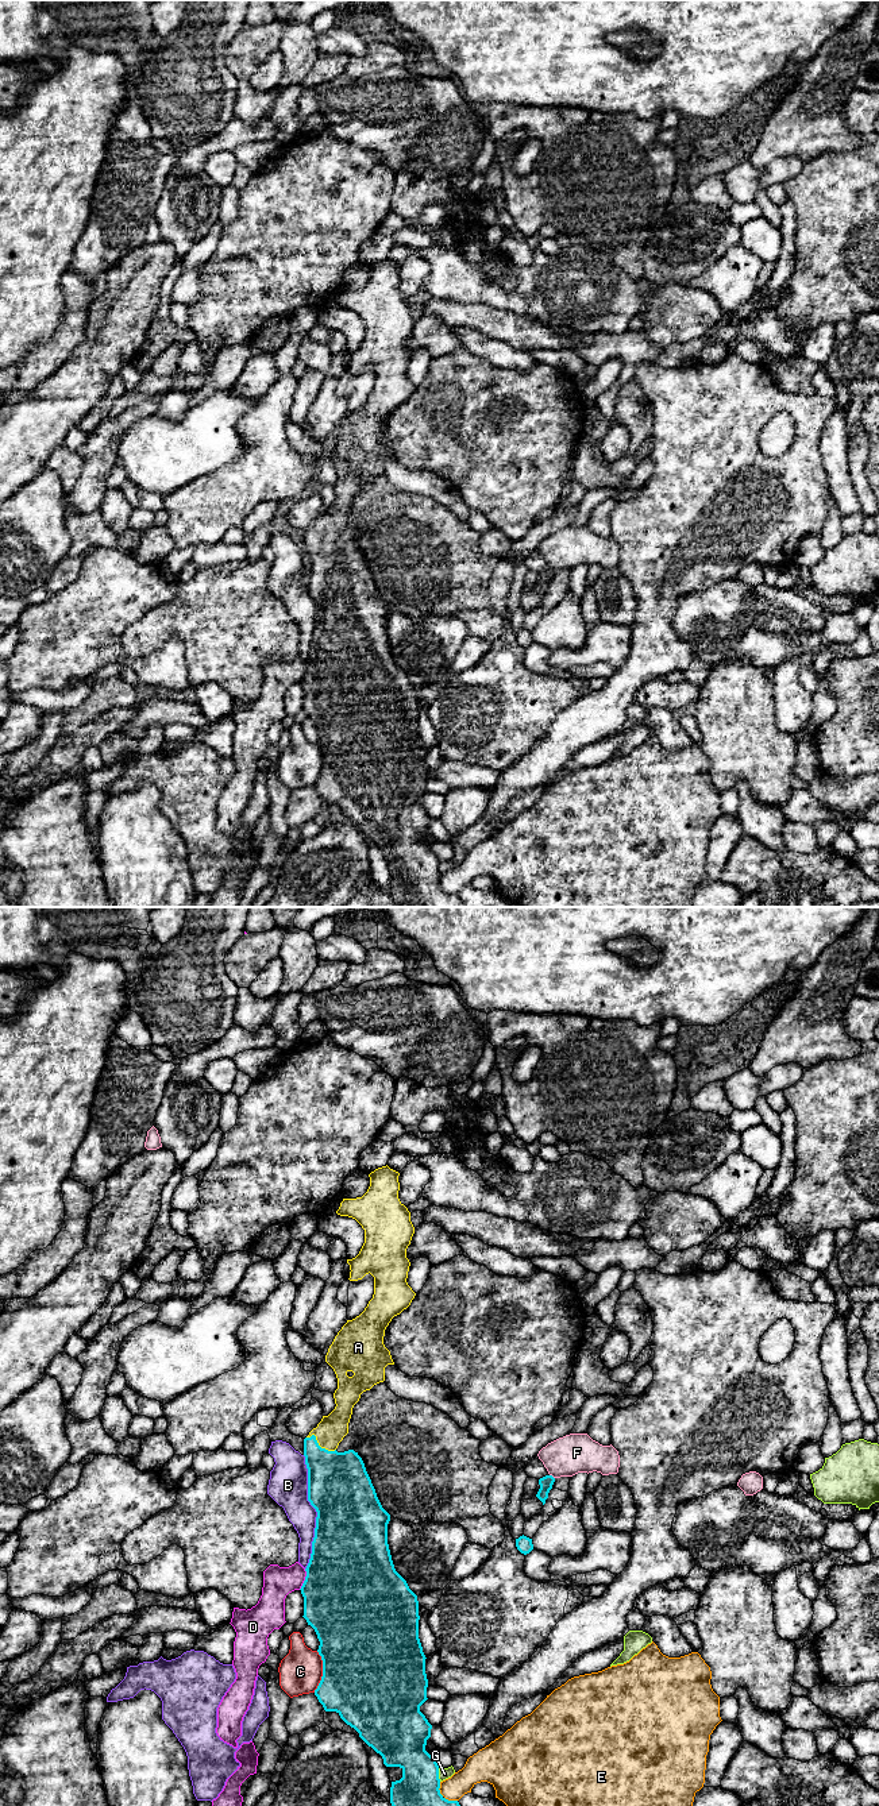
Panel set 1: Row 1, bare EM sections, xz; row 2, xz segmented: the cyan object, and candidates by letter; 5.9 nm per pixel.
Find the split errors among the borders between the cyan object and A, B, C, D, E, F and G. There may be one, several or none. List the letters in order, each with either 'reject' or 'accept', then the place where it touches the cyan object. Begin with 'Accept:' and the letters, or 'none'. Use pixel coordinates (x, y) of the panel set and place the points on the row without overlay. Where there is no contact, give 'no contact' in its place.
Accept: A
A: accept | xz (317, 537)
B: reject | xz (316, 604)
C: reject | xz (323, 764)
D: reject | xz (305, 672)
E: reject | xz (442, 888)
F: reject | xz (552, 570)
G: reject | xz (438, 868)

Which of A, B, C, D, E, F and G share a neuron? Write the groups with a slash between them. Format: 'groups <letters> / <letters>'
groups A / B / C / D / E / F / G

